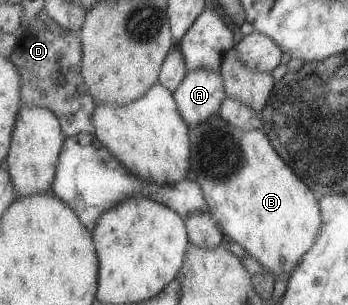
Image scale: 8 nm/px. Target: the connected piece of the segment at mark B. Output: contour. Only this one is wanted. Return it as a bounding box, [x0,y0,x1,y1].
[189,114,322,279]

